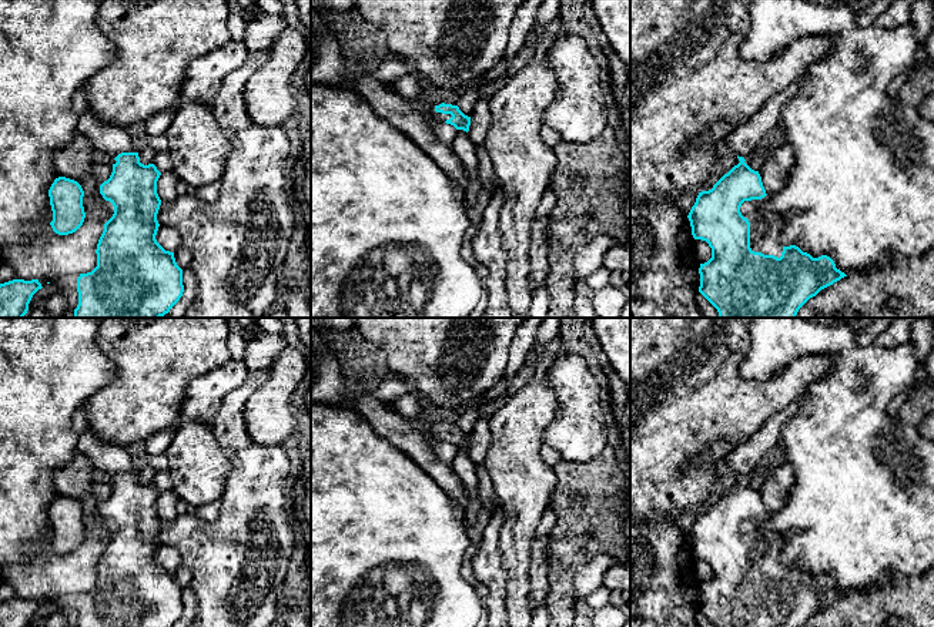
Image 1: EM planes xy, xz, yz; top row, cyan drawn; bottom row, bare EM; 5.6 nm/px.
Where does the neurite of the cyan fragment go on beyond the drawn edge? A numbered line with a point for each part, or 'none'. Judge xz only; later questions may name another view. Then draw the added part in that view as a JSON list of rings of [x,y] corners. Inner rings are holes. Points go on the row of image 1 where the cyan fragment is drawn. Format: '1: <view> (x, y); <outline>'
1: xz (408, 86); [[[411,73],[398,78],[392,84],[392,88],[408,101],[414,101],[416,105],[419,105],[424,110],[426,118],[435,117],[442,123],[445,123],[452,117],[451,114],[436,113],[435,107],[429,107],[424,104],[424,97],[422,97],[424,87],[421,86],[419,80]]]

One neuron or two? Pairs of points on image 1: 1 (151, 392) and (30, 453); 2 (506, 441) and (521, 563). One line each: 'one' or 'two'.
1: two
2: one

